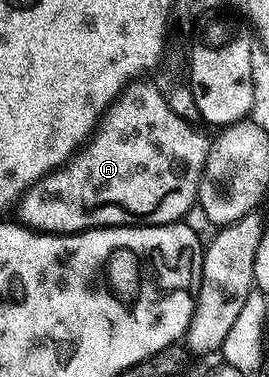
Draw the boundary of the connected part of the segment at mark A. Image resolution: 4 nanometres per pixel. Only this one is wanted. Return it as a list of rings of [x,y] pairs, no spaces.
[[[137,78],[122,89],[119,96],[109,104],[104,115],[100,117],[96,129],[88,137],[86,143],[63,166],[49,172],[32,185],[18,201],[20,208],[19,223],[25,228],[31,228],[41,234],[71,234],[86,232],[90,228],[122,228],[125,226],[147,226],[150,224],[174,224],[185,219],[193,204],[197,203],[200,195],[200,181],[204,179],[204,167],[208,161],[209,137],[204,137],[189,121],[183,120],[174,110],[170,110],[168,97],[156,84],[151,84],[148,78]]]

